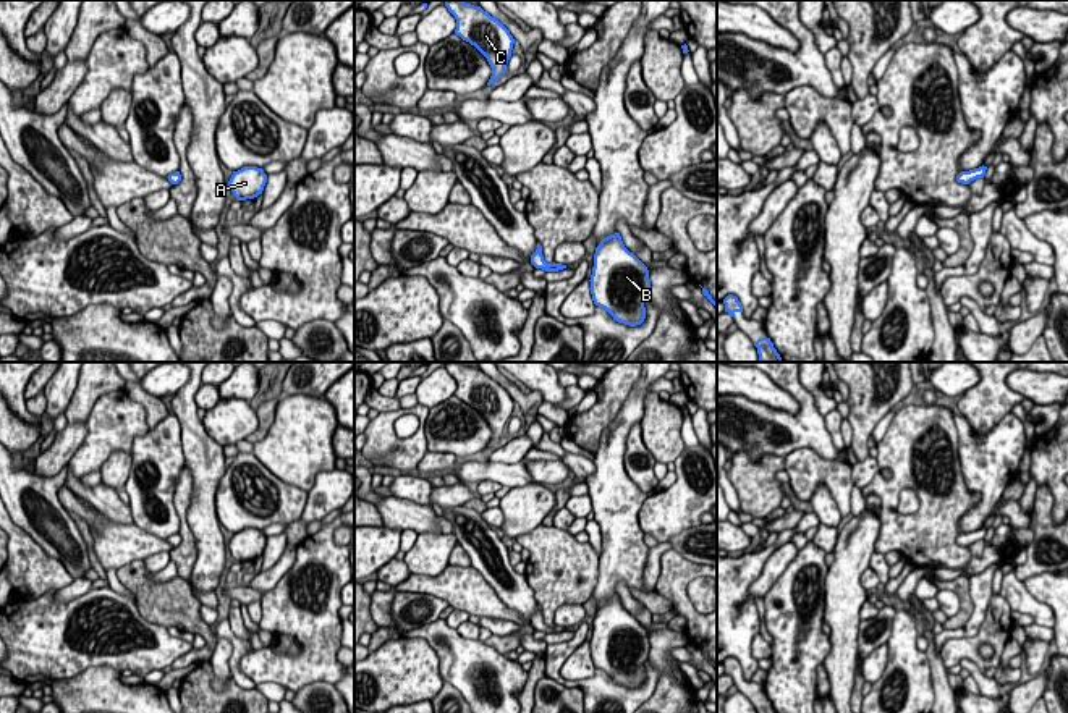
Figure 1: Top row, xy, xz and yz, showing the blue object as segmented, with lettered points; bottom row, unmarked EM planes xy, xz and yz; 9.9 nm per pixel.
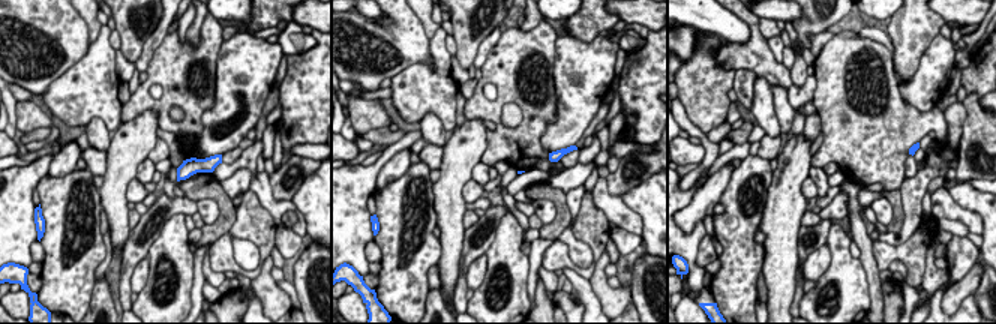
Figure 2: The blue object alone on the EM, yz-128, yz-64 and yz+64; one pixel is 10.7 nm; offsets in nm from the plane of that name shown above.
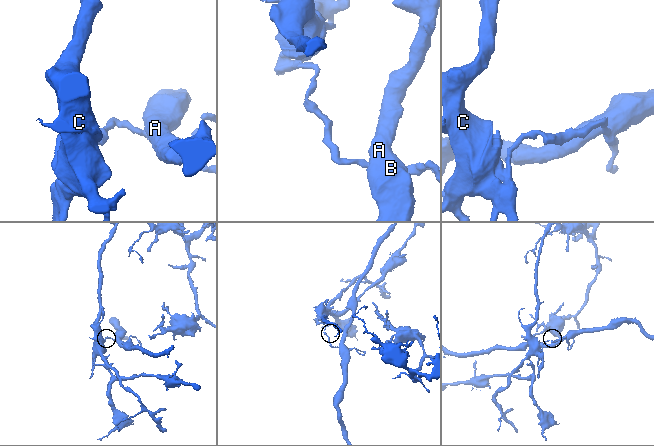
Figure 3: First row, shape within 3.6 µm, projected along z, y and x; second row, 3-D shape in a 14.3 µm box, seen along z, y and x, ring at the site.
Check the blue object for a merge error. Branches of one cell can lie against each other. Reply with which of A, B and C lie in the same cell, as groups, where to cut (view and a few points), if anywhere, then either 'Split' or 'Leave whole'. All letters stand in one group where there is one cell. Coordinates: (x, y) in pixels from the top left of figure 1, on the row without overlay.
Groups: A B / C. Split along yz (968, 534), (970, 544). Split

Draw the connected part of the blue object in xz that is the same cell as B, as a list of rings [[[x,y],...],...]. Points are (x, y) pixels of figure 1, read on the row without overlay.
[[[620,595],[604,600],[595,610],[589,643],[594,666],[617,684],[629,689],[644,684],[644,663],[651,652],[649,632],[625,610]]]

